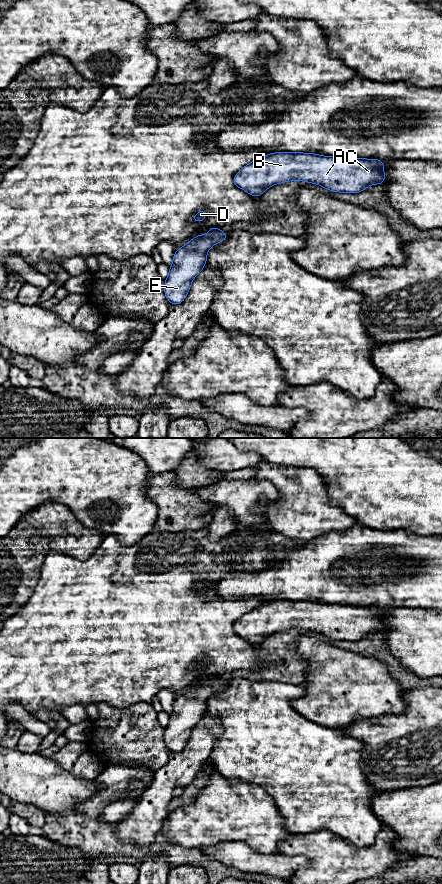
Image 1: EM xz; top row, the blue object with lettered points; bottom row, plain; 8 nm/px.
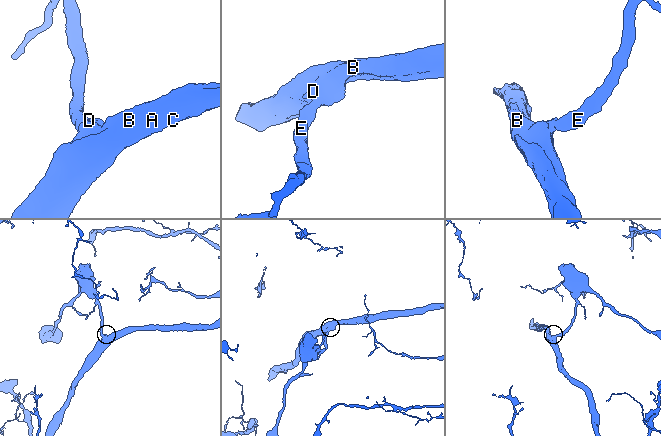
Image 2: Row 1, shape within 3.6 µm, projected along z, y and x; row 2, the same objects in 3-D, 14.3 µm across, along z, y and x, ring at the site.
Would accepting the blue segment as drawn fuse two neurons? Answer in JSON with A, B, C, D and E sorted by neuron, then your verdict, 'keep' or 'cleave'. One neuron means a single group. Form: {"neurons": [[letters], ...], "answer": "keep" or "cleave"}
{"neurons": [["A", "B", "C", "D", "E"]], "answer": "keep"}

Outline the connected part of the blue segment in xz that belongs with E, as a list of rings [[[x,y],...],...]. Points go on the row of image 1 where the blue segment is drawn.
[[[219,227],[207,229],[208,235],[196,235],[191,241],[175,251],[169,275],[165,279],[164,294],[170,305],[183,303],[188,295],[193,279],[204,269],[207,252],[215,243],[228,237]]]

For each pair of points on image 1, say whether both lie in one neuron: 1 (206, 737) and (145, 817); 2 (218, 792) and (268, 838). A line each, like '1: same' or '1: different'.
1: same
2: same

